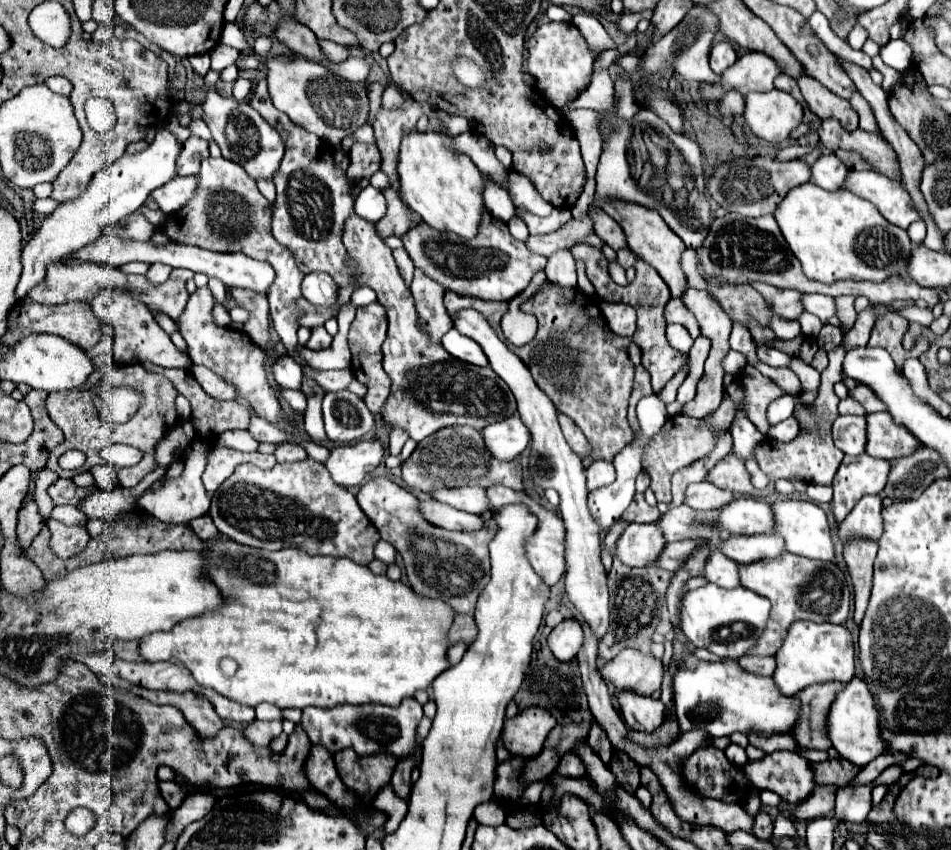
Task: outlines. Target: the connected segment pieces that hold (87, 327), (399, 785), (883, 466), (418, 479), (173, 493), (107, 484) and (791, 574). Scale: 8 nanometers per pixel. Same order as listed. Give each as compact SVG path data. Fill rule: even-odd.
M24 297L10 311L8 331L6 331L4 343L6 345L16 345L18 341L22 341L30 333L50 333L50 335L64 337L70 343L78 345L80 349L88 351L102 337L100 325L102 323L90 313L90 305L84 305L84 303L78 303L78 301L70 301L70 303L62 303L62 305L42 305L42 303L36 303L36 301L30 301L28 297Z
M416 755L414 759L398 761L398 765L396 765L396 771L394 771L392 779L390 779L390 787L392 787L392 791L394 791L400 799L408 799L408 795L410 795L410 789L412 789L410 771L418 765L418 759L420 759L420 755Z
M868 453L852 457L844 455L842 465L834 477L834 499L832 511L836 523L840 523L850 509L864 497L872 493L880 493L886 487L890 473L890 461L870 457Z
M446 427L430 437L422 439L414 453L402 463L402 479L408 487L418 489L422 493L430 493L440 487L464 487L464 485L506 485L510 489L522 491L522 465L516 457L514 461L494 461L490 453L486 453L486 445L482 441L480 431L470 427Z
M194 437L193 441L185 449L186 467L184 467L184 473L178 479L164 477L164 479L156 481L152 487L148 487L144 491L144 495L138 499L140 509L144 509L152 517L160 519L162 523L172 523L172 525L186 525L192 519L206 515L208 507L210 507L210 497L208 497L208 491L204 489L200 477L202 477L204 467L206 467L208 449L210 449L208 441L202 441L202 439Z
M96 465L96 467L90 469L90 473L94 475L94 481L96 481L96 485L102 491L114 489L114 485L116 485L116 473L114 473L112 465Z
M784 553L776 559L740 565L740 581L746 589L770 599L772 603L766 633L762 633L750 655L774 655L784 643L788 627L794 621L808 619L814 623L846 623L850 613L850 589L844 573L834 563Z

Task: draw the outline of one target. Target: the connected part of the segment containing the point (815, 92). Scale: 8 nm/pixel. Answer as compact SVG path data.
M806 75L798 79L798 85L814 115L818 115L820 119L838 119L846 131L858 129L858 113L846 99L830 93L824 85Z

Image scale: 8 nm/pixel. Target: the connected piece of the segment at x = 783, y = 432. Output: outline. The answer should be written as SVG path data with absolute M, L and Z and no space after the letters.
M790 417L778 425L772 425L768 437L774 437L778 441L792 441L798 433L800 433L800 425L798 425L796 417Z

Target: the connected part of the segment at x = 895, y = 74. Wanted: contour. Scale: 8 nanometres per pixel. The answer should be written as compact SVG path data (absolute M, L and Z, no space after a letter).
M880 55L872 57L872 65L883 75L882 87L886 94L890 95L892 87L897 83L900 77L900 72L885 65L882 59L880 59Z

